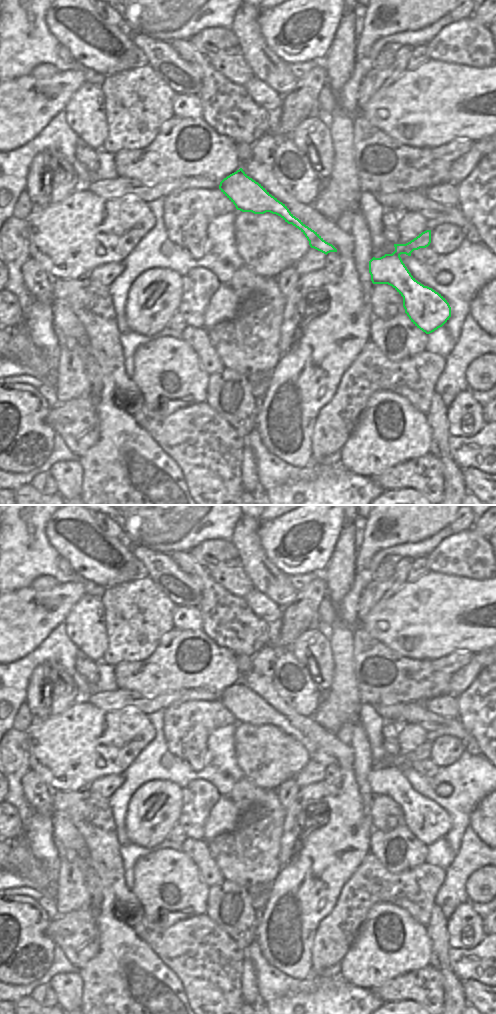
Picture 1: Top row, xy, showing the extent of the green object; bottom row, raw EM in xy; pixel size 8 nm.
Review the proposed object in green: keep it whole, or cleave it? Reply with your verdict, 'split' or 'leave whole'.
leave whole

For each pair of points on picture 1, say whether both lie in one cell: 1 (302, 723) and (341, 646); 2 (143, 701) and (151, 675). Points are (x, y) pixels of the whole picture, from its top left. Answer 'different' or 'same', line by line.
1: different
2: different

